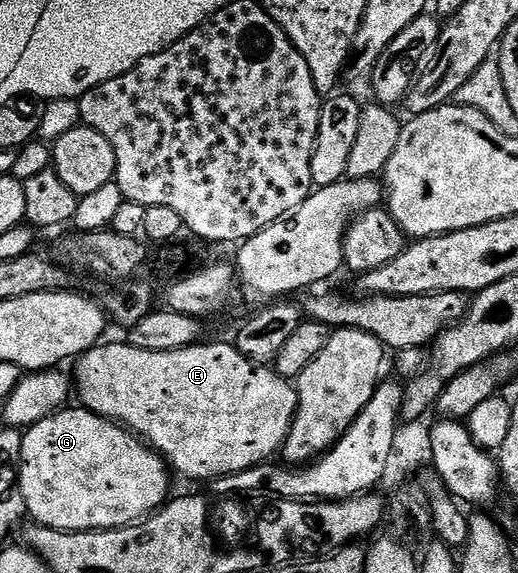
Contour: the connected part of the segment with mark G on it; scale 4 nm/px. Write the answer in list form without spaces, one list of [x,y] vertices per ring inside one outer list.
[[[70,405],[65,409],[55,411],[47,419],[42,419],[34,426],[25,428],[22,436],[22,469],[18,473],[18,486],[20,494],[26,502],[26,514],[35,524],[51,527],[57,531],[107,531],[117,527],[128,527],[145,519],[147,515],[154,514],[159,507],[167,502],[168,496],[171,494],[171,492],[169,493],[169,474],[171,475],[171,472],[168,470],[166,460],[133,431],[115,423],[113,419],[106,419],[102,415],[92,413],[81,405]]]

